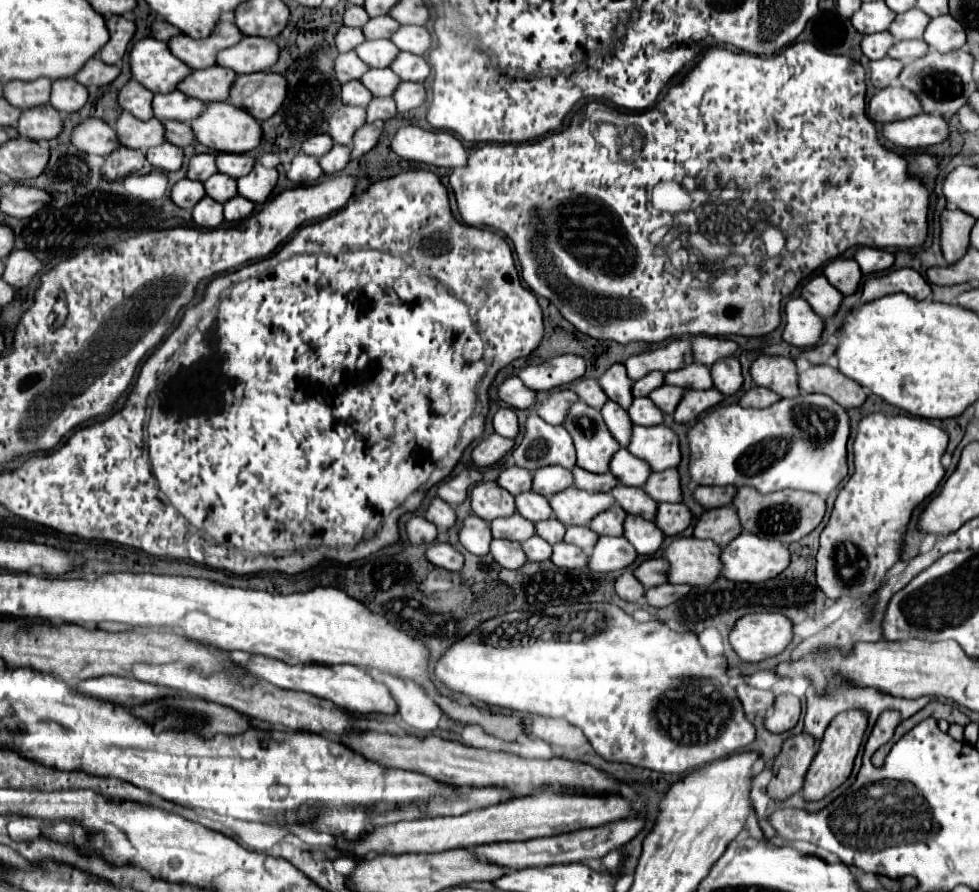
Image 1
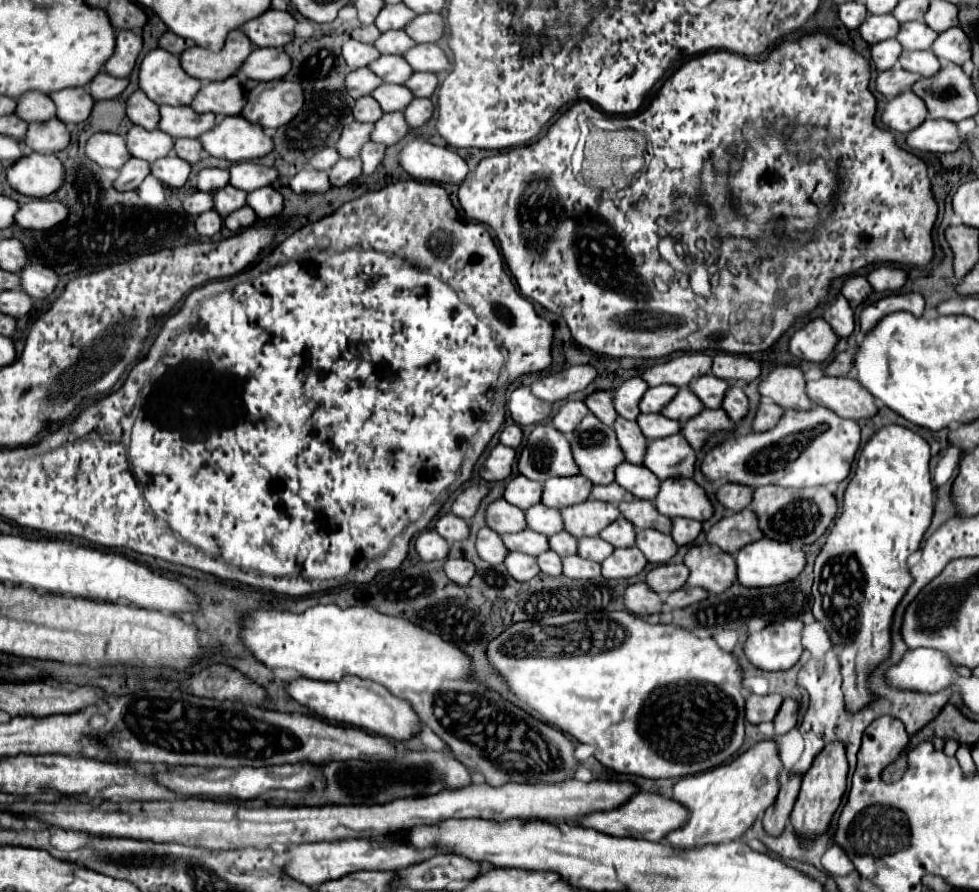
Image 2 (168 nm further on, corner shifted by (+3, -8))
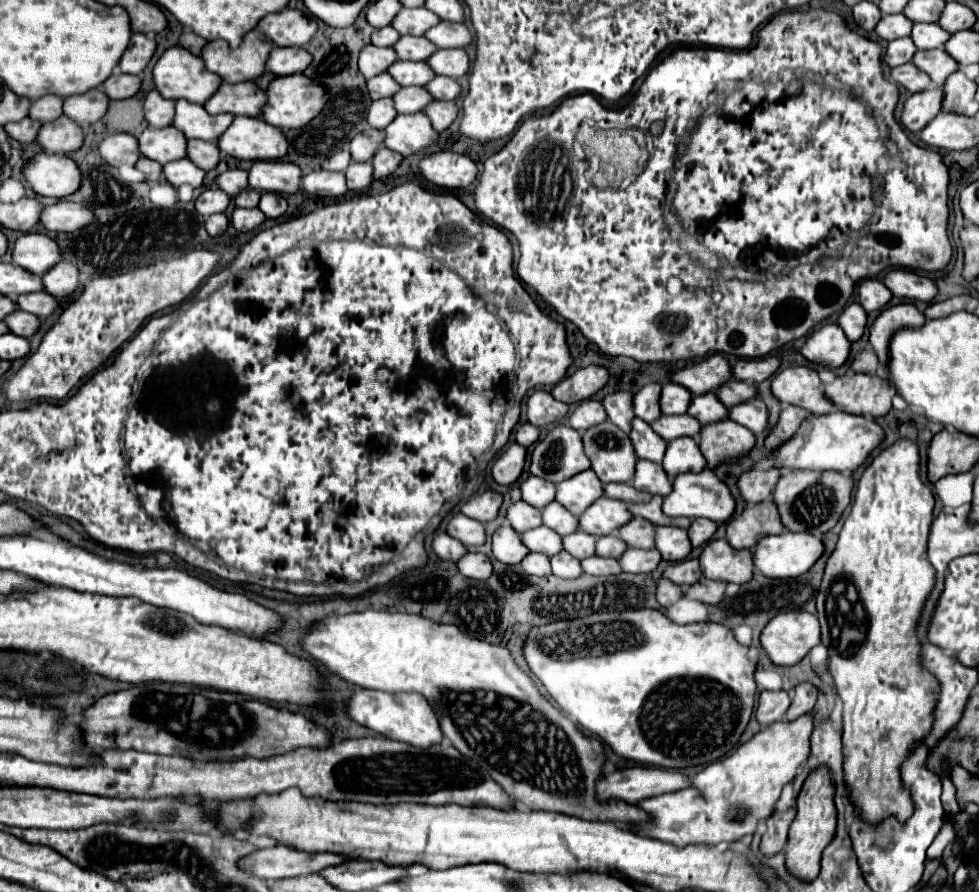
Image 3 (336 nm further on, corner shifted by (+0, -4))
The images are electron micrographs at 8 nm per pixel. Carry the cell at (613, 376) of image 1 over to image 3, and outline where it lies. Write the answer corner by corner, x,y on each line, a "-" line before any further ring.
649,382
641,390
635,392
633,396
633,412
637,418
645,422
653,422
661,416
659,410
659,394
661,394
661,384
659,382

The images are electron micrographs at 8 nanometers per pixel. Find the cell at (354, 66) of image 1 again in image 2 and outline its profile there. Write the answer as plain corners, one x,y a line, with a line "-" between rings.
358,68
346,76
346,84
348,84
348,94
352,98
362,98
370,96
382,84
382,80
372,70

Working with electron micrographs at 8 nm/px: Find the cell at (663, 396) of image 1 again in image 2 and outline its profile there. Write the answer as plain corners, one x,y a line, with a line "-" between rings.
684,388
684,390
680,390
680,392
676,394
676,398
664,408
662,414
668,416
668,418
672,418
672,420
678,420
678,422
686,424
688,418
700,414
702,410
704,410
702,400
698,400
698,396
696,396
694,392
690,392
688,388

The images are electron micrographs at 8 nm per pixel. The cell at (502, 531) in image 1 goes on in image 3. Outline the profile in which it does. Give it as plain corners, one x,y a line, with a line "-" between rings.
537,526
537,528
531,528
531,530
523,532
521,540
531,552
541,552
545,556
553,556
553,554
563,550
561,536
547,526

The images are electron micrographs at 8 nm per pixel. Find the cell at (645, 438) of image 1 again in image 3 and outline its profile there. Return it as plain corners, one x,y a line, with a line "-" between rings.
681,436
667,442
663,470
671,480
683,472
701,472
705,466
707,466
707,460
703,460
701,450
693,438

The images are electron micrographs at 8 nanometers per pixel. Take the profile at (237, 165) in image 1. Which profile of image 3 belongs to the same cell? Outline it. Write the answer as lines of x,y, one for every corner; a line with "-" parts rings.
259,160
249,170
249,186
257,192
291,194
299,190
301,170
291,162

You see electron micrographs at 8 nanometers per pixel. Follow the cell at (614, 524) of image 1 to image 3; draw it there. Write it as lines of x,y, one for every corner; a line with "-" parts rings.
633,518
617,530
617,536
633,548
653,548
653,534
655,526
643,518

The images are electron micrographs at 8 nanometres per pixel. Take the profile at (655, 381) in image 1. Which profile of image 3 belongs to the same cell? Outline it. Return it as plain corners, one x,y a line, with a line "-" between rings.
673,382
663,384
659,398
661,414
685,414
689,402
691,402
691,392
687,392
687,388

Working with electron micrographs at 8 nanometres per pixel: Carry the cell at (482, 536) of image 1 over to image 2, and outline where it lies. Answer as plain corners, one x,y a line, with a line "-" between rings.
482,528
478,532
478,540
476,540
476,550
480,554
482,560
490,562
490,564
502,564
506,554
508,554
508,548
504,546
502,538
498,532
494,532
492,528

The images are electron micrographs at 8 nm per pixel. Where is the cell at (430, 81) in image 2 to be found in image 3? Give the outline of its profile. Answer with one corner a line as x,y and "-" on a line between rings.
435,76
431,82
427,82
425,88
435,100
453,100
459,94
457,82
447,76

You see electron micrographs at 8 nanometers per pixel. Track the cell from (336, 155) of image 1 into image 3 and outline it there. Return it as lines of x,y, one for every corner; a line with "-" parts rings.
351,162
347,166
347,170
345,170
345,178
347,178
349,190
353,190
353,192
367,188
371,184
371,180
373,180
373,166
371,166
371,162
363,162
363,164

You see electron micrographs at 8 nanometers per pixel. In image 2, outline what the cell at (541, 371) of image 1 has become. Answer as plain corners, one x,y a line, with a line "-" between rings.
570,366
558,374
534,382
532,394
546,402
560,402
566,400
570,394
584,390
596,378
596,374
596,368
592,366

